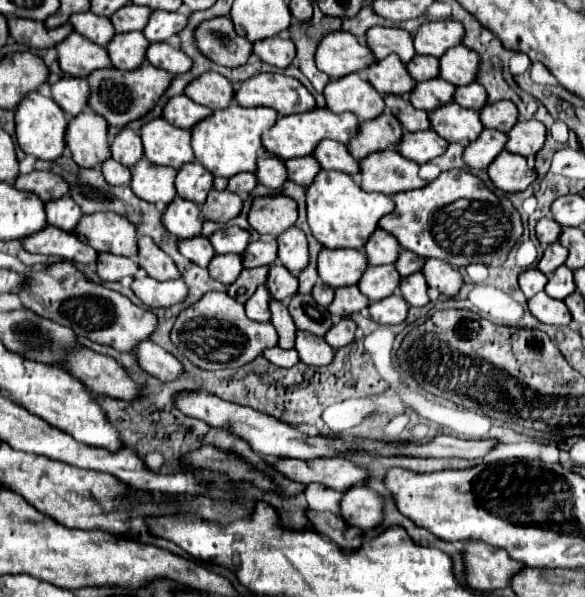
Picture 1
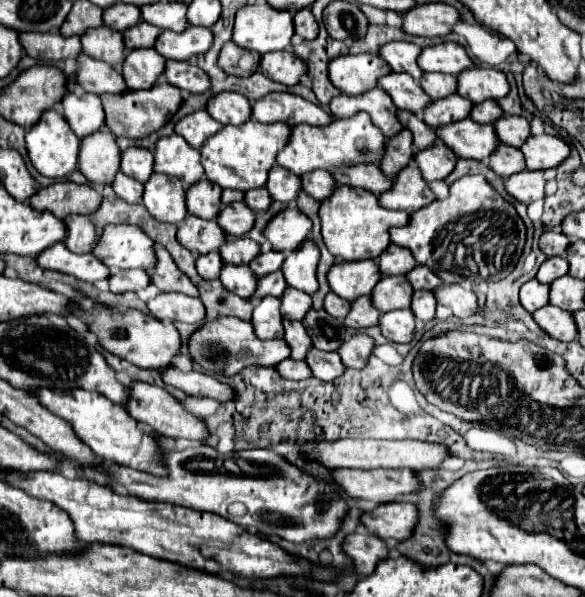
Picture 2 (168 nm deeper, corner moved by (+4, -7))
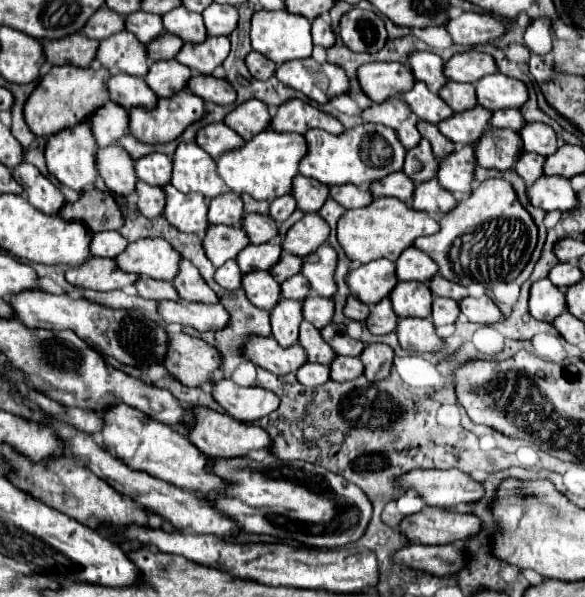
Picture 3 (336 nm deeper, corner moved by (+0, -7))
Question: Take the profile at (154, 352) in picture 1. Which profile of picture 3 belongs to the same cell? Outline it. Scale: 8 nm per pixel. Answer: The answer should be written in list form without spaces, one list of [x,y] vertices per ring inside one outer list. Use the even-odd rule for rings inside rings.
[[[224,377],[210,381],[210,393],[226,409],[226,413],[238,421],[266,417],[280,405],[280,399],[272,391],[266,391],[258,385],[240,387]]]

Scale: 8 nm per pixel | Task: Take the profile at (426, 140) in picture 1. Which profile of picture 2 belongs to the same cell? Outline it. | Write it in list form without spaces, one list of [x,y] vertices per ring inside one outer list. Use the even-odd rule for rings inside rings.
[[[442,143],[416,153],[416,163],[428,183],[446,179],[454,171],[456,161],[458,157],[454,155],[454,151]]]

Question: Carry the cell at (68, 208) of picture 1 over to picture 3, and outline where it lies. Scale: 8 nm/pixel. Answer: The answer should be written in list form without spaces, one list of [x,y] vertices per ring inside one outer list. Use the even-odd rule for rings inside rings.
[[[100,231],[92,235],[90,241],[90,255],[96,257],[116,257],[120,251],[124,251],[124,245],[128,241],[118,231]]]

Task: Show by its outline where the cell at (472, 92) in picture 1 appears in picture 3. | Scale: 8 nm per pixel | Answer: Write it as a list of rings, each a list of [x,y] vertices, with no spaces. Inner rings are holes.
[[[500,109],[500,111],[492,113],[490,125],[492,127],[504,127],[504,129],[520,131],[520,127],[524,125],[524,119],[522,119],[520,109]]]

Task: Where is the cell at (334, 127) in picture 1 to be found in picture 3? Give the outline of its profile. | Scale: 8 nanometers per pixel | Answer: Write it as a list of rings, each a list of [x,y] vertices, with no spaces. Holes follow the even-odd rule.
[[[362,123],[340,135],[332,135],[324,129],[308,129],[304,137],[308,143],[308,153],[300,161],[298,171],[300,175],[316,179],[324,185],[340,185],[340,183],[366,185],[388,173],[400,171],[404,163],[406,149],[396,139],[396,133],[378,123]]]

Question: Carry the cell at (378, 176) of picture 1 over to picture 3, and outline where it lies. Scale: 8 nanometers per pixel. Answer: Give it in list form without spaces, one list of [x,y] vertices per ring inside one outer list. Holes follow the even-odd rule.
[[[428,179],[420,185],[416,185],[410,207],[416,207],[416,211],[426,211],[428,215],[446,215],[452,207],[456,207],[456,199],[450,191],[438,187],[438,179]]]

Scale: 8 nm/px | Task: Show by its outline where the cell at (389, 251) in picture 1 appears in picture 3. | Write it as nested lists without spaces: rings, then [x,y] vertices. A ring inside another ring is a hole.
[[[408,247],[396,259],[396,275],[400,281],[428,281],[438,273],[436,263],[416,247]]]

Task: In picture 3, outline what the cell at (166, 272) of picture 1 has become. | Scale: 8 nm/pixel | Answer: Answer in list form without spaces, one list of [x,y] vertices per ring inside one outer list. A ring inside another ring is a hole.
[[[180,259],[178,273],[176,273],[172,285],[176,287],[180,299],[202,301],[202,303],[216,303],[218,301],[216,293],[206,285],[206,281],[202,277],[198,277],[196,267],[188,259]]]

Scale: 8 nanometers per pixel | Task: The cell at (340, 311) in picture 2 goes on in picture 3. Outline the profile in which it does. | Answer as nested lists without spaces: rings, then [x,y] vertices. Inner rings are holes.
[[[350,295],[350,297],[346,299],[346,305],[344,305],[344,315],[346,315],[346,317],[364,321],[364,319],[368,317],[368,311],[370,311],[370,307],[364,305],[364,303],[360,303],[354,295]]]

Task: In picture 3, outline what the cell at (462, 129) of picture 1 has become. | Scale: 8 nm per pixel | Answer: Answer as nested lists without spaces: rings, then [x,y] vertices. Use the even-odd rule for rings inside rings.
[[[488,127],[484,135],[474,143],[476,163],[488,169],[498,169],[498,171],[512,169],[520,153],[522,153],[520,135],[508,129]]]

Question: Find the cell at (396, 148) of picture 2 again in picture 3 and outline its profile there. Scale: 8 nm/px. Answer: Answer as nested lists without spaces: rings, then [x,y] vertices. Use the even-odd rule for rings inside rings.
[[[422,139],[414,149],[406,151],[406,161],[404,161],[404,173],[414,181],[422,183],[426,179],[432,179],[436,175],[438,159],[432,155],[430,143]]]

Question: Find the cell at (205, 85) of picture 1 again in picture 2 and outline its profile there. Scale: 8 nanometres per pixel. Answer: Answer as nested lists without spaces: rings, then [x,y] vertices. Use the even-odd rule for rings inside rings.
[[[226,91],[208,101],[208,113],[222,125],[242,125],[252,117],[252,105],[244,95]]]

